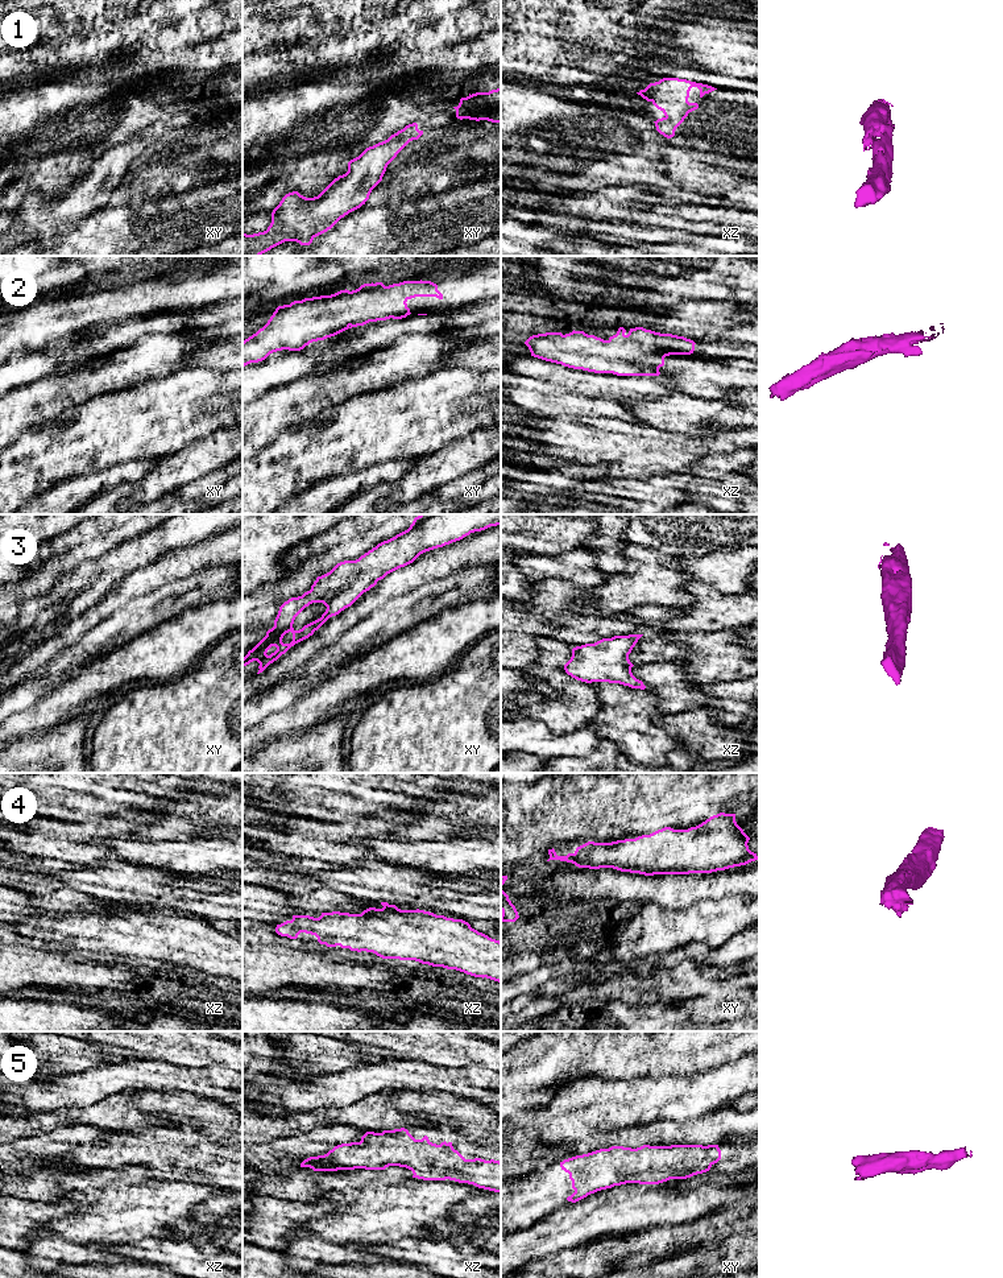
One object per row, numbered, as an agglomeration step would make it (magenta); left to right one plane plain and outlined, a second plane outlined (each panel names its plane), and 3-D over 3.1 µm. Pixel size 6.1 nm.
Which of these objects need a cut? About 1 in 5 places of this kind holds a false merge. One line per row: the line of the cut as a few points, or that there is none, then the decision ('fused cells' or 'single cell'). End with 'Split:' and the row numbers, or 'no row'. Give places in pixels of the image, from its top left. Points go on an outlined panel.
1: cut none; single cell
2: cut none; single cell
3: cut none; single cell
4: cut none; single cell
5: cut none; single cell
Split: no row

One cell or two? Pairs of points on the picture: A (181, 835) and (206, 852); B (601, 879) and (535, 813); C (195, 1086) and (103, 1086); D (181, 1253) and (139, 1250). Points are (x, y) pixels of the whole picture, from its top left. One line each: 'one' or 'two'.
A: two
B: two
C: one
D: one

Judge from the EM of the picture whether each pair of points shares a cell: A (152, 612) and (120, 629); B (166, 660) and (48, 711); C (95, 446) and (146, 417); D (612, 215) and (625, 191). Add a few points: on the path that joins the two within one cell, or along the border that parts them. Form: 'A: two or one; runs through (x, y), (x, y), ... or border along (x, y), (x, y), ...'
A: one; runs through (144, 612), (128, 623)
B: one; runs through (137, 660), (85, 685), (77, 693)
C: one; runs through (108, 433), (114, 427), (133, 424)
D: one; runs through (612, 210), (612, 205), (620, 197)

